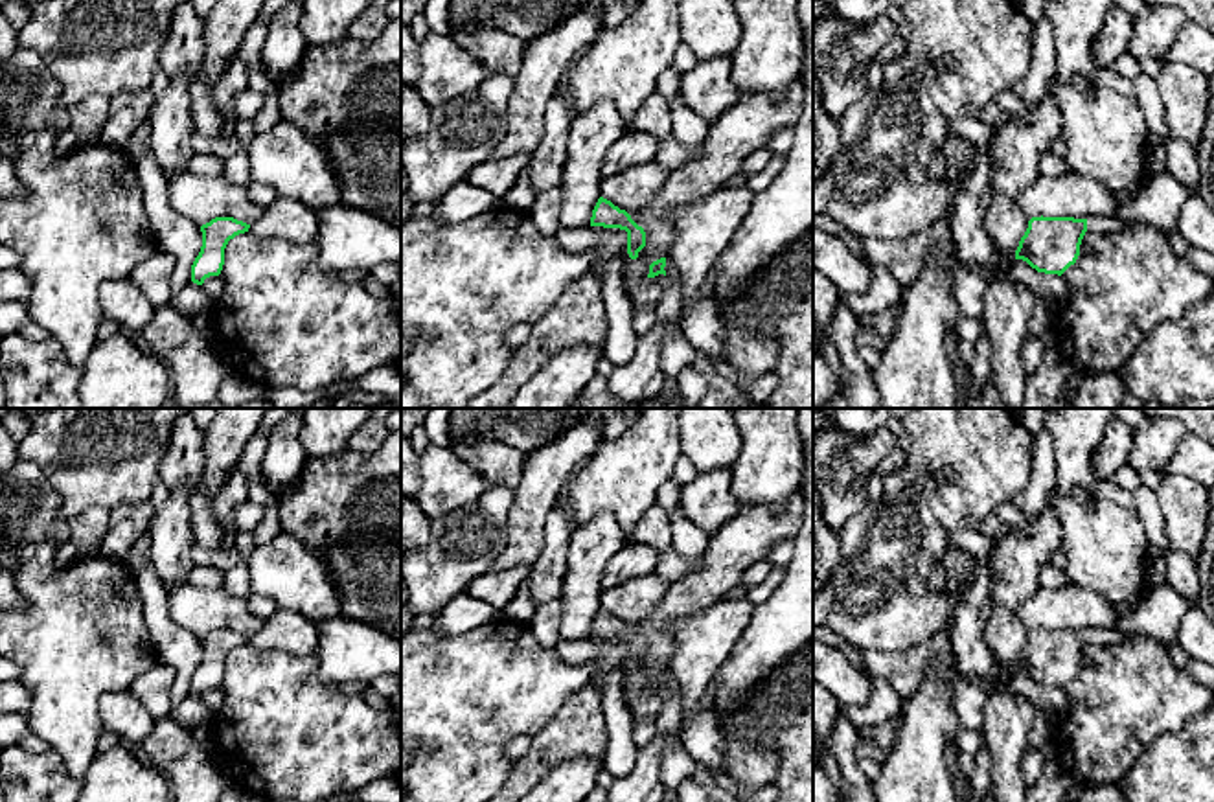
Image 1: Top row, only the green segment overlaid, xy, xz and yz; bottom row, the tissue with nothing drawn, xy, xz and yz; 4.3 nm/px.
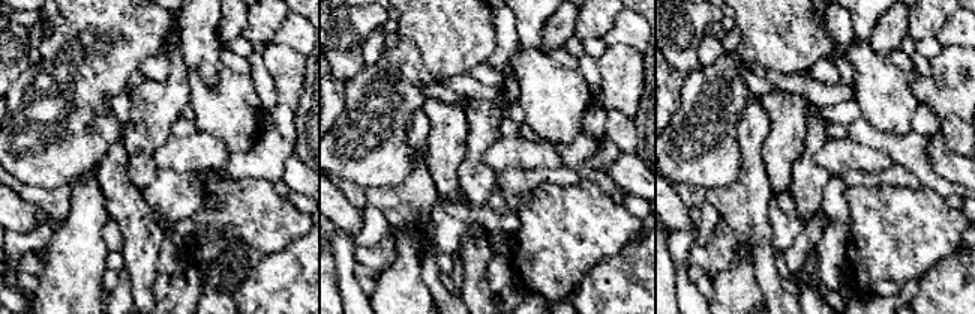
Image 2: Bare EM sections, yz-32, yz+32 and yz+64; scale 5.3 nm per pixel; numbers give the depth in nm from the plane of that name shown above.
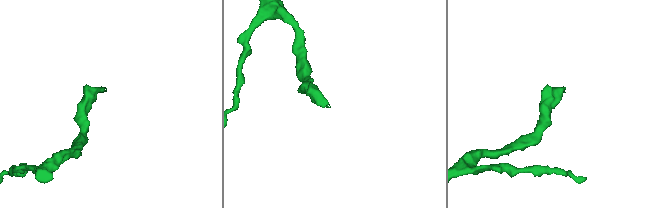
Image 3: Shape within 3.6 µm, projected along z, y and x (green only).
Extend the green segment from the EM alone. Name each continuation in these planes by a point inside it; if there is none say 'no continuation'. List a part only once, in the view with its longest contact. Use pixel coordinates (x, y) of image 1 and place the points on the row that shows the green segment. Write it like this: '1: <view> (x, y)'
1: xz (642, 291)

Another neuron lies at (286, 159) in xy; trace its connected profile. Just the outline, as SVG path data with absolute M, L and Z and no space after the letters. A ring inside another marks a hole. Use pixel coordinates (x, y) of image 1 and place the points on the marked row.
M281 120L248 145L250 178L313 210L340 200L342 182L316 138Z

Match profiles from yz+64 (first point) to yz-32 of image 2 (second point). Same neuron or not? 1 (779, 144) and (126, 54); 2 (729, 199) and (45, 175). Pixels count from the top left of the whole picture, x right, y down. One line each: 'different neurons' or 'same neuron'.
1: different neurons
2: different neurons

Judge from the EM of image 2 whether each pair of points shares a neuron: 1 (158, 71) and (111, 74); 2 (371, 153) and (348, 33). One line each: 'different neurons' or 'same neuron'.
1: different neurons
2: different neurons

